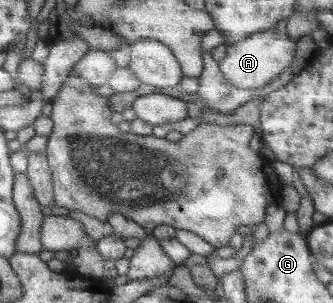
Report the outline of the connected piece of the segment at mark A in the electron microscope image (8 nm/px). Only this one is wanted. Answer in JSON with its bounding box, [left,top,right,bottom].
[218,20,296,89]

